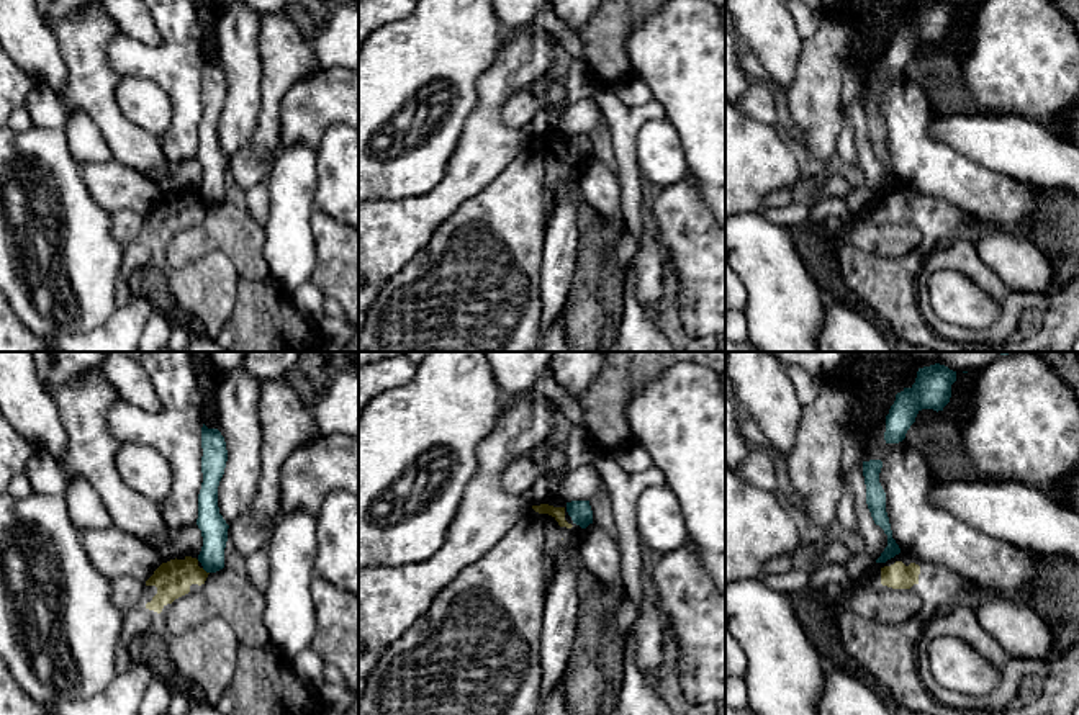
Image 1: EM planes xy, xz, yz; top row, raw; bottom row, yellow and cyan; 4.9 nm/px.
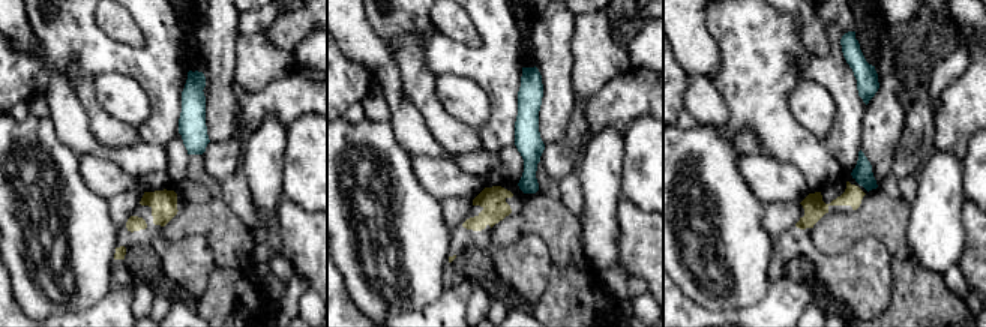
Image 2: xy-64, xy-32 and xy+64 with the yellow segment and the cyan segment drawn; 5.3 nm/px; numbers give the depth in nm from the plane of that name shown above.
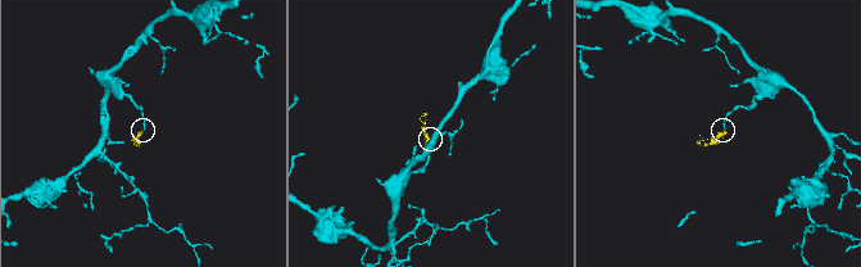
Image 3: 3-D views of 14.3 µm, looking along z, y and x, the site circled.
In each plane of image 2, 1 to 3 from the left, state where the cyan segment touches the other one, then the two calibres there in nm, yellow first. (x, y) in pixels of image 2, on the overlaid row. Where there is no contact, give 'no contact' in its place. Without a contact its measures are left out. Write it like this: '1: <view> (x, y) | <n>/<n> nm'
1: no contact
2: no contact
3: no contact

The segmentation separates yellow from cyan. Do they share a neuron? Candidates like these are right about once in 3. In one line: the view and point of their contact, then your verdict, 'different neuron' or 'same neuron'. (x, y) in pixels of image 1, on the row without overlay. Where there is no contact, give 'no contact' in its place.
xy (203, 203) | different neuron

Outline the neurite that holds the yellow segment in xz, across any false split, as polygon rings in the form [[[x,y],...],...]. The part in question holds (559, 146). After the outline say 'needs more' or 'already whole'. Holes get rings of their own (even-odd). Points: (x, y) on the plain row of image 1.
[[[558,129],[547,137],[532,139],[540,147],[540,155],[545,165],[544,187],[549,198],[560,188],[565,188],[571,198],[580,203],[581,191],[578,187],[578,175],[583,162],[576,159],[567,146],[567,136]]] | needs more

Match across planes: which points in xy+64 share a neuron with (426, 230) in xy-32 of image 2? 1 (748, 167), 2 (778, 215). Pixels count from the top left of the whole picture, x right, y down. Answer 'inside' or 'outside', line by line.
1: outside
2: outside

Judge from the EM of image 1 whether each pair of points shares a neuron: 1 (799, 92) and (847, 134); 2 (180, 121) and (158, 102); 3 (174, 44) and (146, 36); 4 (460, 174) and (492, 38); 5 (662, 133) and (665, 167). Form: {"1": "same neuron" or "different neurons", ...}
{"1": "different neurons", "2": "different neurons", "3": "different neurons", "4": "different neurons", "5": "same neuron"}

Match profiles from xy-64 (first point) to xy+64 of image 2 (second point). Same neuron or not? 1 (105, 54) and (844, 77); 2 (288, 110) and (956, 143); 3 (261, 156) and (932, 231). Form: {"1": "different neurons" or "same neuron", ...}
{"1": "same neuron", "2": "same neuron", "3": "same neuron"}

